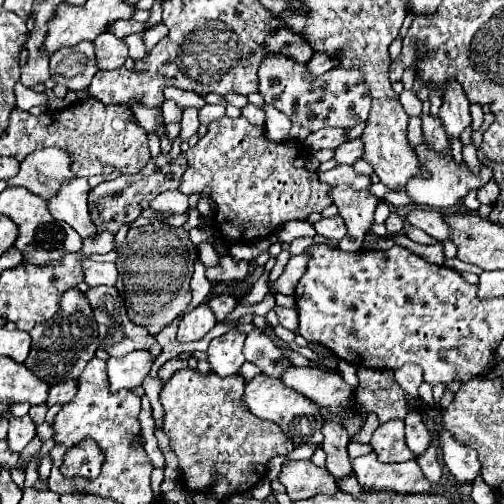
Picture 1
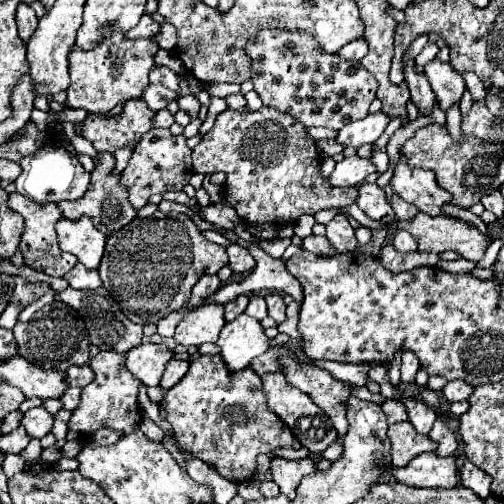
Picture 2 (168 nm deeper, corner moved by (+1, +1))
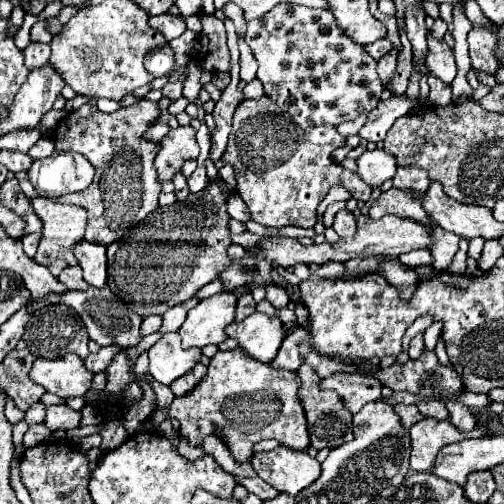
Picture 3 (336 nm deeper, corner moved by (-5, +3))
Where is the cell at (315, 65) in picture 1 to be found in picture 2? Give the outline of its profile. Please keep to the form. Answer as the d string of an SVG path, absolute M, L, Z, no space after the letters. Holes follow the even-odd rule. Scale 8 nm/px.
M353 40L349 44L345 44L343 48L339 48L337 56L345 58L345 60L361 60L367 54L367 44L361 40Z

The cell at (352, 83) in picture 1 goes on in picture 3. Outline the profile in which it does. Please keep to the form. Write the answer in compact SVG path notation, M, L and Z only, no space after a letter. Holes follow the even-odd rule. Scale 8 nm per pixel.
M285 2L277 4L267 14L247 24L245 42L249 44L259 64L257 78L263 82L265 94L273 98L273 102L279 104L283 112L289 112L291 118L303 128L319 126L319 124L337 126L345 120L355 120L361 114L369 114L381 100L383 84L375 68L377 60L373 60L365 52L363 44L351 42L351 38L347 38L347 34L339 30L335 16L331 16L331 12L327 10L285 4Z

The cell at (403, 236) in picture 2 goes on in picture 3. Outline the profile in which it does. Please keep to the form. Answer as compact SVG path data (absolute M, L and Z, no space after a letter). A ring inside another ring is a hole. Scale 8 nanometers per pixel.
M427 248L423 250L415 250L415 252L407 252L407 254L401 254L399 260L411 268L417 268L417 266L431 266L433 264L433 258L431 258L431 252Z

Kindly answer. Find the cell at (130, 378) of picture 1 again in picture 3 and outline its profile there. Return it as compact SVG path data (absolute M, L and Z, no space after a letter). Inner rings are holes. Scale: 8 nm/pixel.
M165 334L157 344L149 350L149 370L151 376L161 384L171 384L201 360L201 350L181 348L179 334Z

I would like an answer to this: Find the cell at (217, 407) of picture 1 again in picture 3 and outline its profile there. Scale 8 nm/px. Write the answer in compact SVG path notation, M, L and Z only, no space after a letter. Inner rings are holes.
M239 348L229 352L219 350L211 358L209 372L199 386L185 398L175 398L169 412L157 408L149 420L153 426L159 426L165 418L177 418L181 422L179 432L187 436L193 446L201 446L201 440L213 434L213 428L223 428L231 454L239 462L249 460L253 444L265 438L273 438L293 450L305 450L309 446L307 418L303 406L299 406L297 388L299 378L295 378L295 372L249 358L249 354Z

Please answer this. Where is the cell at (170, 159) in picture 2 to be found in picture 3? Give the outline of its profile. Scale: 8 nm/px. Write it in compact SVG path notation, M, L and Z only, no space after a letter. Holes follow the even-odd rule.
M191 126L173 128L161 140L161 150L155 158L159 182L171 180L173 174L181 170L183 162L197 158L197 156L199 156L199 146L197 146L197 140L195 140L195 130Z

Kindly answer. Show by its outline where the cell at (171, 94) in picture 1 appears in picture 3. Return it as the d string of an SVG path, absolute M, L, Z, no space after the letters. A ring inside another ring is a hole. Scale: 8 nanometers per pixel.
M169 44L147 52L147 58L145 58L145 70L151 72L155 78L169 76L171 70L173 70L173 64L175 64L175 60L173 60L173 50L171 50Z

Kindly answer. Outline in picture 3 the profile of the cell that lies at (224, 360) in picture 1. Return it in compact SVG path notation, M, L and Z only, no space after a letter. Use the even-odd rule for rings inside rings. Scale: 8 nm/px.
M253 312L243 322L233 322L227 326L227 334L239 342L243 350L247 350L253 358L261 362L271 362L287 336L287 330L279 322L279 318L265 316L261 312Z

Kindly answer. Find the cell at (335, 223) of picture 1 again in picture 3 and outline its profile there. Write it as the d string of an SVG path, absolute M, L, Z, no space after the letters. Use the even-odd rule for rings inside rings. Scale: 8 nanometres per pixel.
M343 208L335 214L333 218L333 226L331 226L339 236L353 236L355 234L355 216Z

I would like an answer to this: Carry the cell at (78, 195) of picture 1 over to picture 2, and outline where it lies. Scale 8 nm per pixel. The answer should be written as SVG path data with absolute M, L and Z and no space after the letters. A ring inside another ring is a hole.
M81 216L81 220L61 218L57 222L57 234L63 252L75 254L87 268L99 268L105 250L105 234L99 232L87 216Z

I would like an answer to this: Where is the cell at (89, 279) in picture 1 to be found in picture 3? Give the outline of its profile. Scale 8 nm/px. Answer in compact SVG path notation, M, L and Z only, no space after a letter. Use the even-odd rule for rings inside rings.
M69 266L67 270L63 270L59 276L57 276L59 282L63 282L67 288L71 290L87 290L89 284L83 280L81 276L81 268L79 266Z

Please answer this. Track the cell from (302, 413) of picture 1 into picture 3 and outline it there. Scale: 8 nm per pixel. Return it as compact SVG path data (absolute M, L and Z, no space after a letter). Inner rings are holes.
M303 364L297 374L301 376L301 386L299 386L299 400L305 408L307 414L307 428L309 428L309 438L311 438L311 446L321 450L321 448L337 448L349 440L353 440L353 414L343 406L343 400L333 394L333 390L319 390L319 376L315 374L315 370L307 364Z

